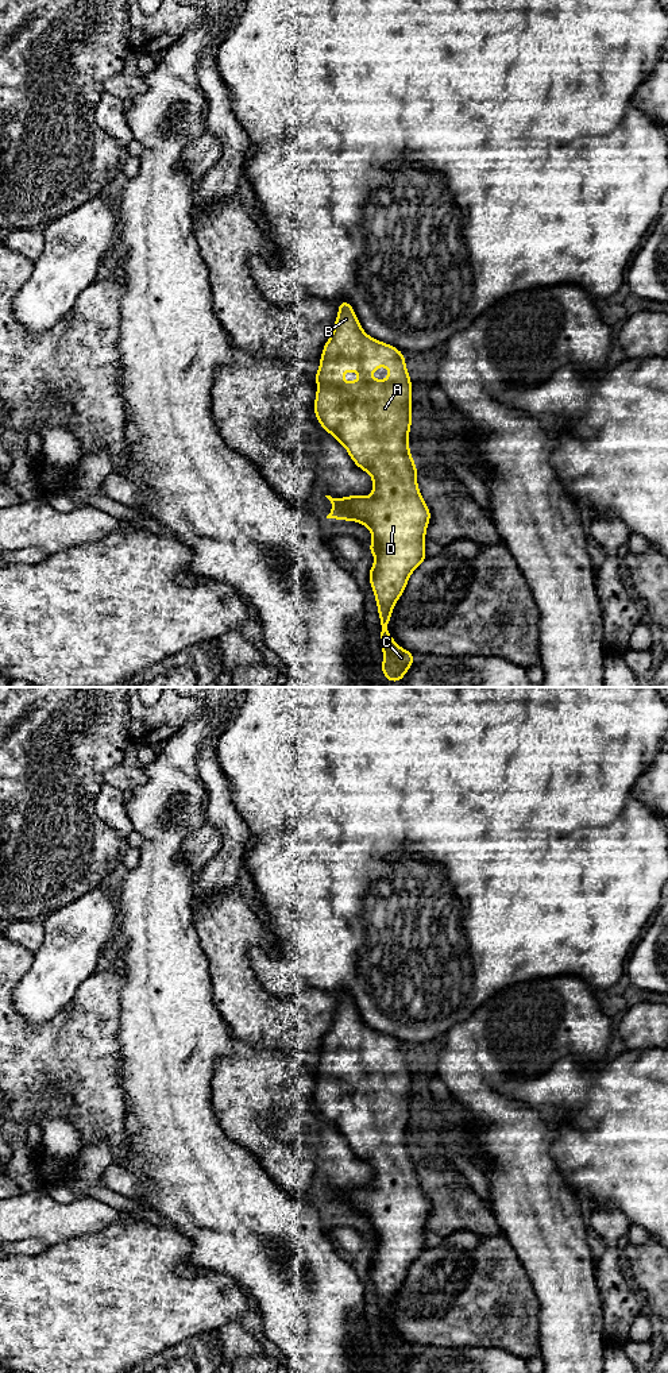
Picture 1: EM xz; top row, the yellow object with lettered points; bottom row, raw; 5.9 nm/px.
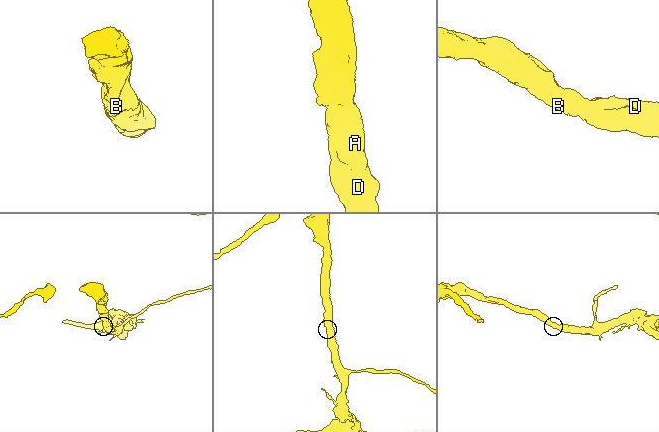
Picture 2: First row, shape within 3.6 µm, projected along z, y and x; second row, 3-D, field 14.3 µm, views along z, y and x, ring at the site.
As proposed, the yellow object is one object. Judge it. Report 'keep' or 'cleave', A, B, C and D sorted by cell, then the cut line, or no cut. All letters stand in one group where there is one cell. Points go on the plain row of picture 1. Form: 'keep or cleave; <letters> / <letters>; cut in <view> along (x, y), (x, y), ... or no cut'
keep; A B C D; no cut

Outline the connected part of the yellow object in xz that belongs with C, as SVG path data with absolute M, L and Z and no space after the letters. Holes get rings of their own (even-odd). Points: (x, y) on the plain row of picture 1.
M340 992L335 1018L324 1035L314 1072L318 1080L313 1100L320 1116L341 1134L354 1154L372 1169L371 1188L332 1189L325 1187L333 1199L327 1210L360 1214L372 1226L368 1242L374 1246L375 1253L368 1266L381 1310L385 1349L381 1361L387 1373L402 1373L402 1368L413 1355L414 1345L401 1339L394 1332L387 1322L387 1315L412 1264L426 1250L425 1223L430 1212L430 1200L420 1185L417 1158L409 1141L409 1122L413 1114L410 1102L412 1072L406 1061L405 1048L398 1040L368 1027L351 995ZM379 1057L389 1060L386 1072L368 1067ZM344 1062L358 1062L359 1071L345 1073L343 1071Z

